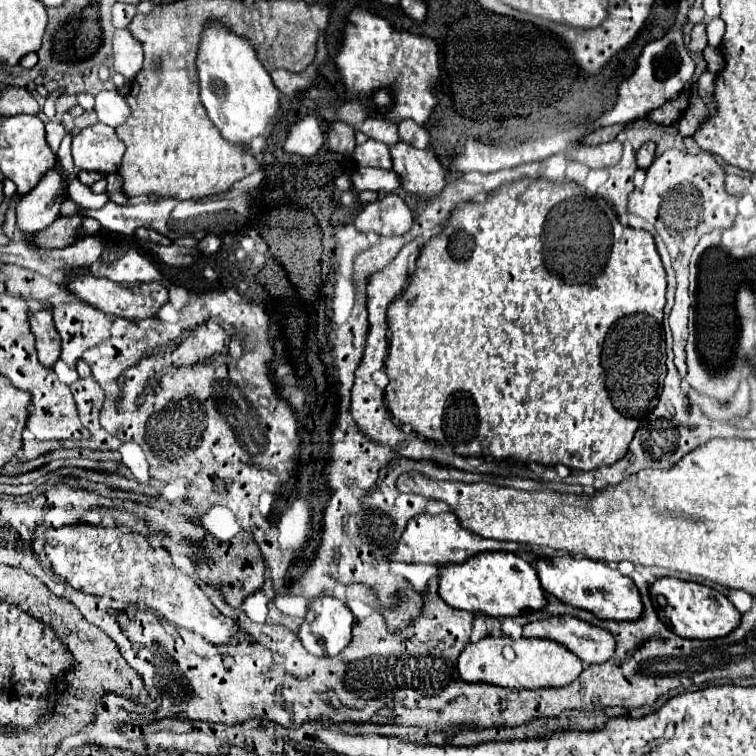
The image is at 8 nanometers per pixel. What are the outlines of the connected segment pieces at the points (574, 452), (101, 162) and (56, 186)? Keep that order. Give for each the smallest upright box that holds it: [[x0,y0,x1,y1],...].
[[385,176,673,470],[73,122,125,176],[17,168,67,232]]

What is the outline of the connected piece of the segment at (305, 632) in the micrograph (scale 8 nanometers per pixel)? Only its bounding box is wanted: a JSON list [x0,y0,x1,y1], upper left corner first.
[299,594,353,656]

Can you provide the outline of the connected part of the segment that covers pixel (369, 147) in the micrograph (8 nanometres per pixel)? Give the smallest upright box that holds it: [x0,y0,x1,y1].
[353,138,391,168]

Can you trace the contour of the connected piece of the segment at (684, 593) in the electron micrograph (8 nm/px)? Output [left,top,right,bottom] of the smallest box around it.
[649,578,739,638]

